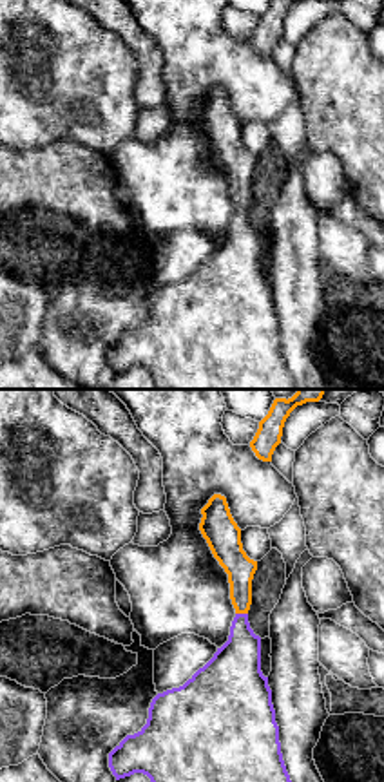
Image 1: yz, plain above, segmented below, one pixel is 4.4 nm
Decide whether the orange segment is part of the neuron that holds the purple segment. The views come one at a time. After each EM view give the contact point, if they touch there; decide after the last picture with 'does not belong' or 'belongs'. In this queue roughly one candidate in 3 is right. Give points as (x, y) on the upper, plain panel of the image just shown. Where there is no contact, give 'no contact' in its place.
contact (241, 209)

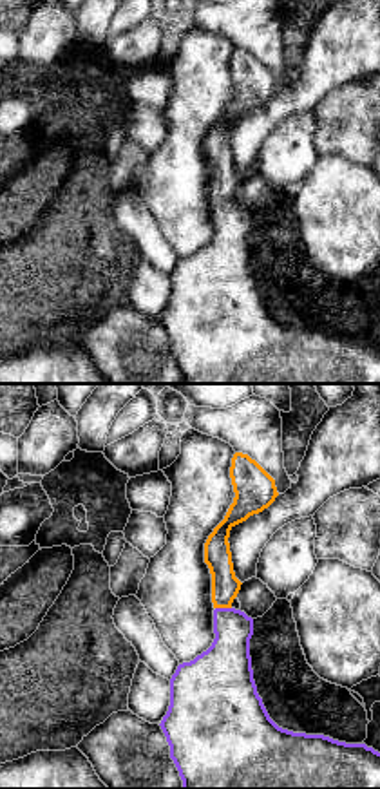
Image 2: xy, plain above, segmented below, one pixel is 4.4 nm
contact (223, 203)

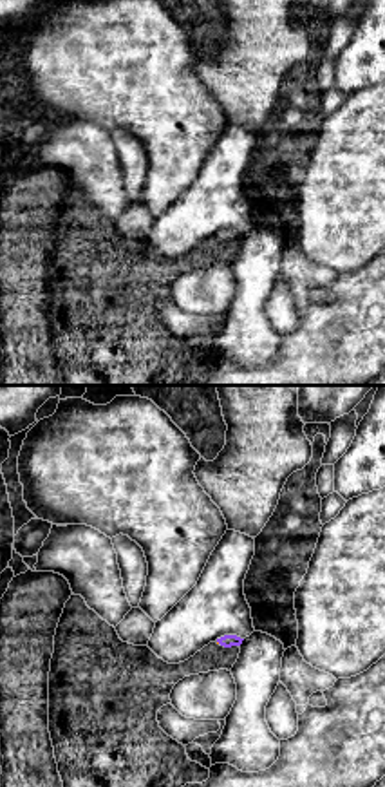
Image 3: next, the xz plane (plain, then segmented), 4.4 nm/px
no contact

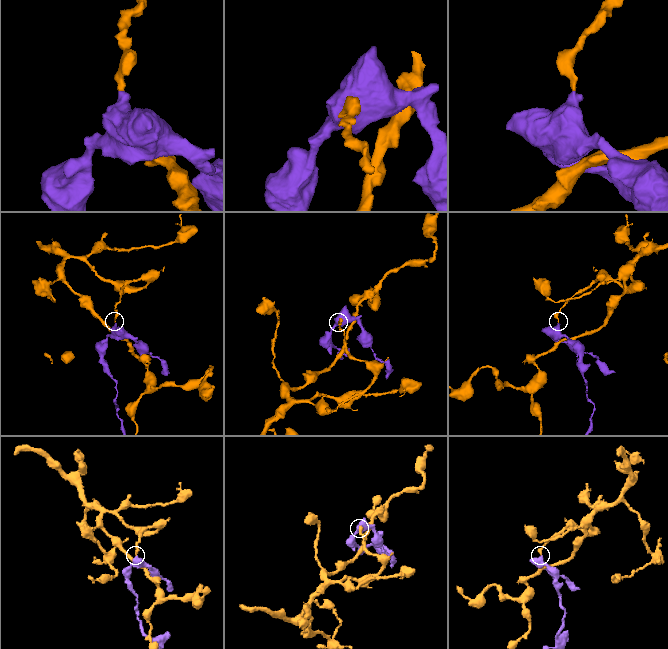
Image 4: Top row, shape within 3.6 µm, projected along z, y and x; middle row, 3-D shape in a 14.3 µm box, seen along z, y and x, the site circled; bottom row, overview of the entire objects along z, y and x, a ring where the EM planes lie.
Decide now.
belongs

